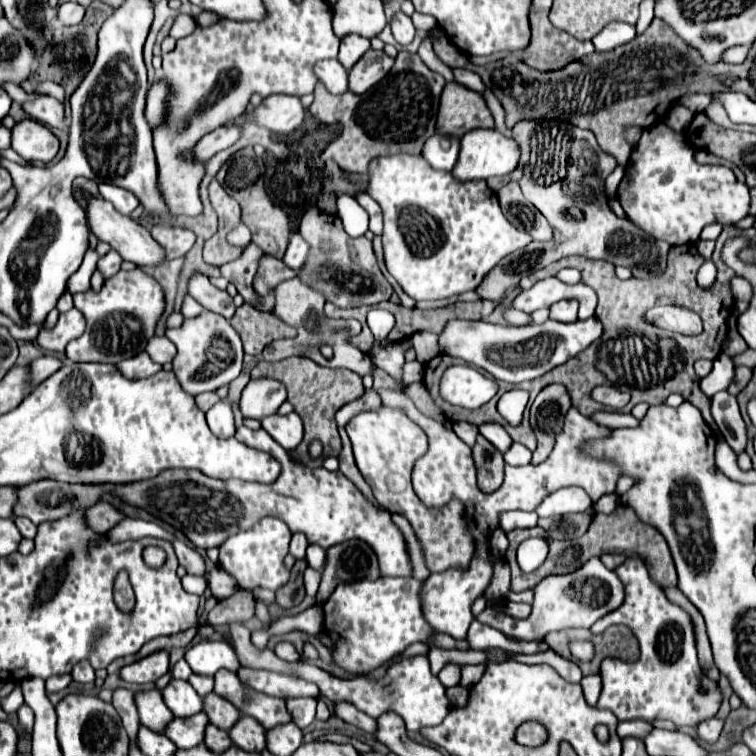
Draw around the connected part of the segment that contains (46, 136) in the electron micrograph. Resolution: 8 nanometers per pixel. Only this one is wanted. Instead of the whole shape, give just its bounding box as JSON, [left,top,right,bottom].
[13,119,59,163]

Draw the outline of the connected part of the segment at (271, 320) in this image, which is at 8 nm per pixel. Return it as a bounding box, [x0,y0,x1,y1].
[231,303,295,353]

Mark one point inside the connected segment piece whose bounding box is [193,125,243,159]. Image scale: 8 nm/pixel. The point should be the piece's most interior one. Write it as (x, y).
(226, 136)

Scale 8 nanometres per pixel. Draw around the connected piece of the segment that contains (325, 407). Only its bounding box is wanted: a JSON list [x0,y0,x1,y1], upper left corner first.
[251,357,363,467]

